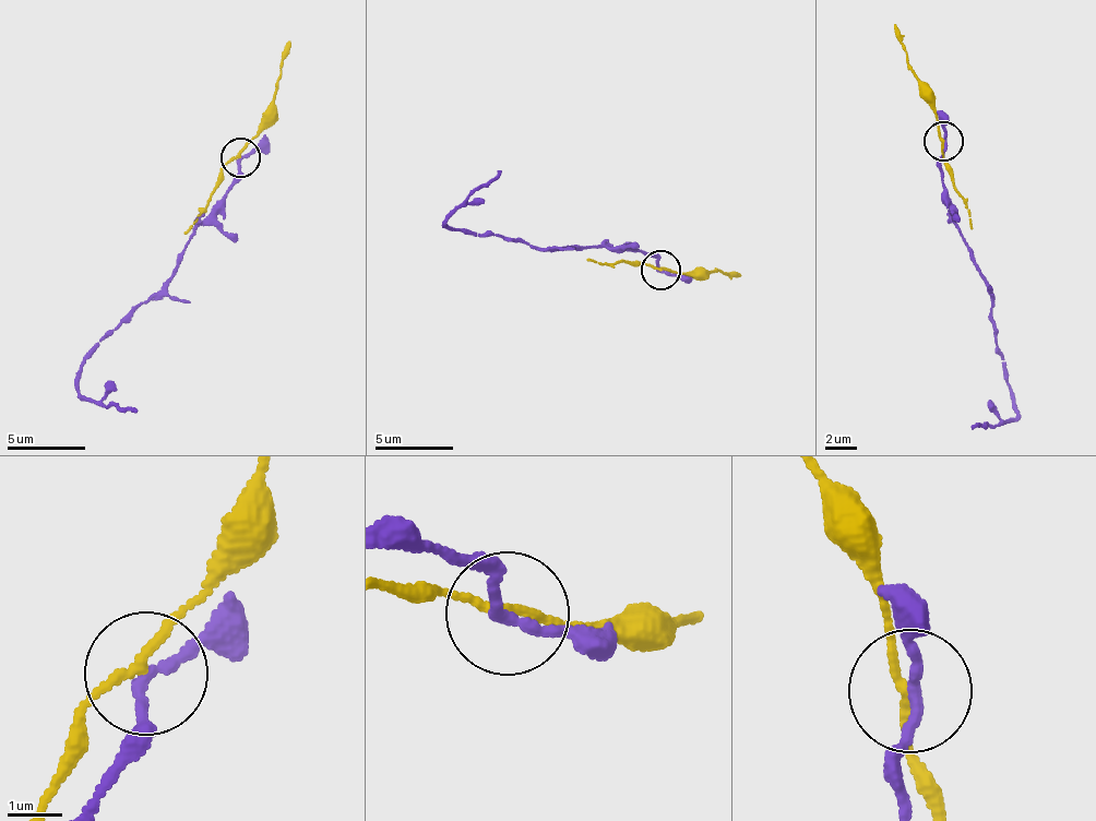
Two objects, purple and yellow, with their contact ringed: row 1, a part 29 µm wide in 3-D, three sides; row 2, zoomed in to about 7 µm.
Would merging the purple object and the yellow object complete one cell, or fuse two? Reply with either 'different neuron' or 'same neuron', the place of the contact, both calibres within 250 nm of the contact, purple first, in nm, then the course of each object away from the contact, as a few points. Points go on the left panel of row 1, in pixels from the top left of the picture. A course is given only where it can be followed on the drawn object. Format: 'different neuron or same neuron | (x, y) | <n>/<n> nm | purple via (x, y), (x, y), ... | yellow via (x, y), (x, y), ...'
different neuron | (240, 157) | 190/130 nm | purple via (241, 157), (237, 183), (199, 225), (158, 290), (104, 336), (80, 376), (83, 396), (139, 409) | yellow via (241, 157), (263, 119), (290, 39)

